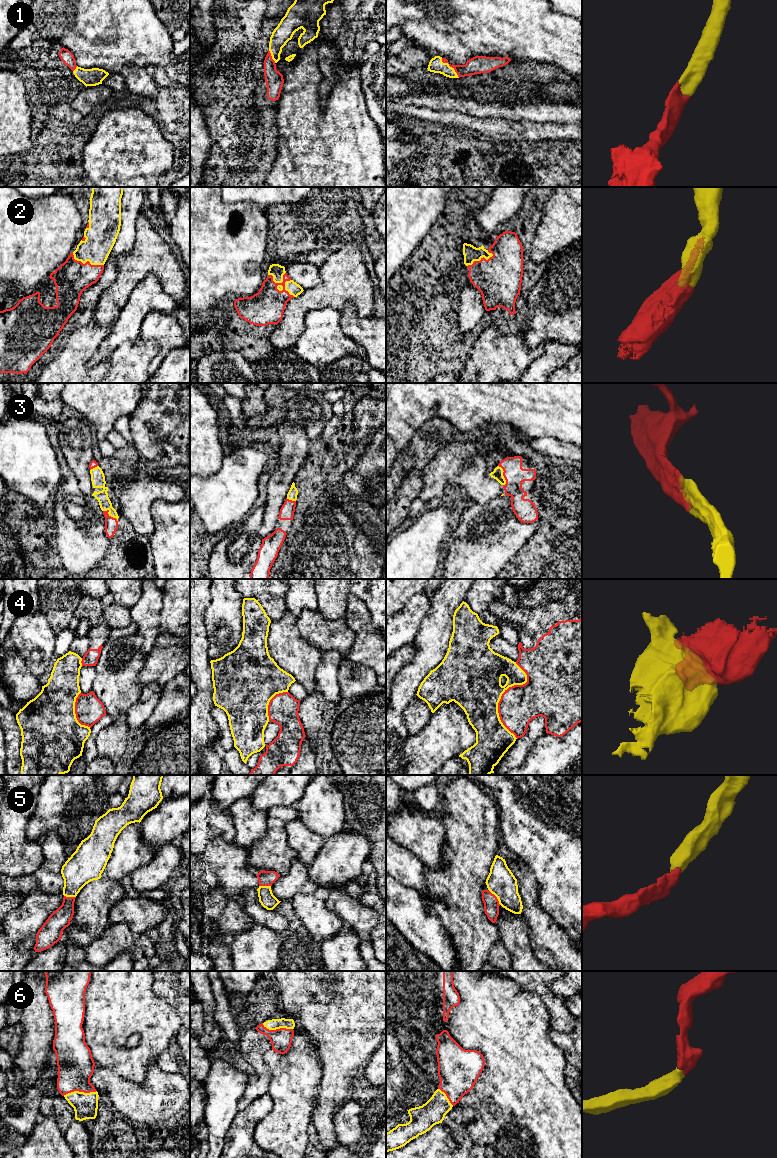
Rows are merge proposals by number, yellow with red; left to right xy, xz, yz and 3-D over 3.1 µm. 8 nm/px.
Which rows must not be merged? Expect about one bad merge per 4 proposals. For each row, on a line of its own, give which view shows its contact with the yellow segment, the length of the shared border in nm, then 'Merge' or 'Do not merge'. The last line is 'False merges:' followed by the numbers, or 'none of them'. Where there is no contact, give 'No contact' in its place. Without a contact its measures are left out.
1: Touches yellow in yz. Shared border 220 nm. Merge
2: Touches yellow in xz. Shared border 280 nm. Merge
3: Touches yellow in yz. Shared border 180 nm. Merge
4: Touches yellow in yz. Shared border 600 nm. Do not merge
5: Touches yellow in yz. Shared border 150 nm. Merge
6: Touches yellow in xy. Shared border 280 nm. Merge
False merges: 4

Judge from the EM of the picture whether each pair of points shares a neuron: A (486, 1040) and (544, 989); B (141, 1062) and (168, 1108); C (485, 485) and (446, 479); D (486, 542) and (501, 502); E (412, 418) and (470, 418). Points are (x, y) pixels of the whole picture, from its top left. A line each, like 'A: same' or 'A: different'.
A: different
B: different
C: same
D: same
E: same

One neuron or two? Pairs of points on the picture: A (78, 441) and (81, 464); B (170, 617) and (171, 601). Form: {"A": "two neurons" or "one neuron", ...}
{"A": "one neuron", "B": "one neuron"}

